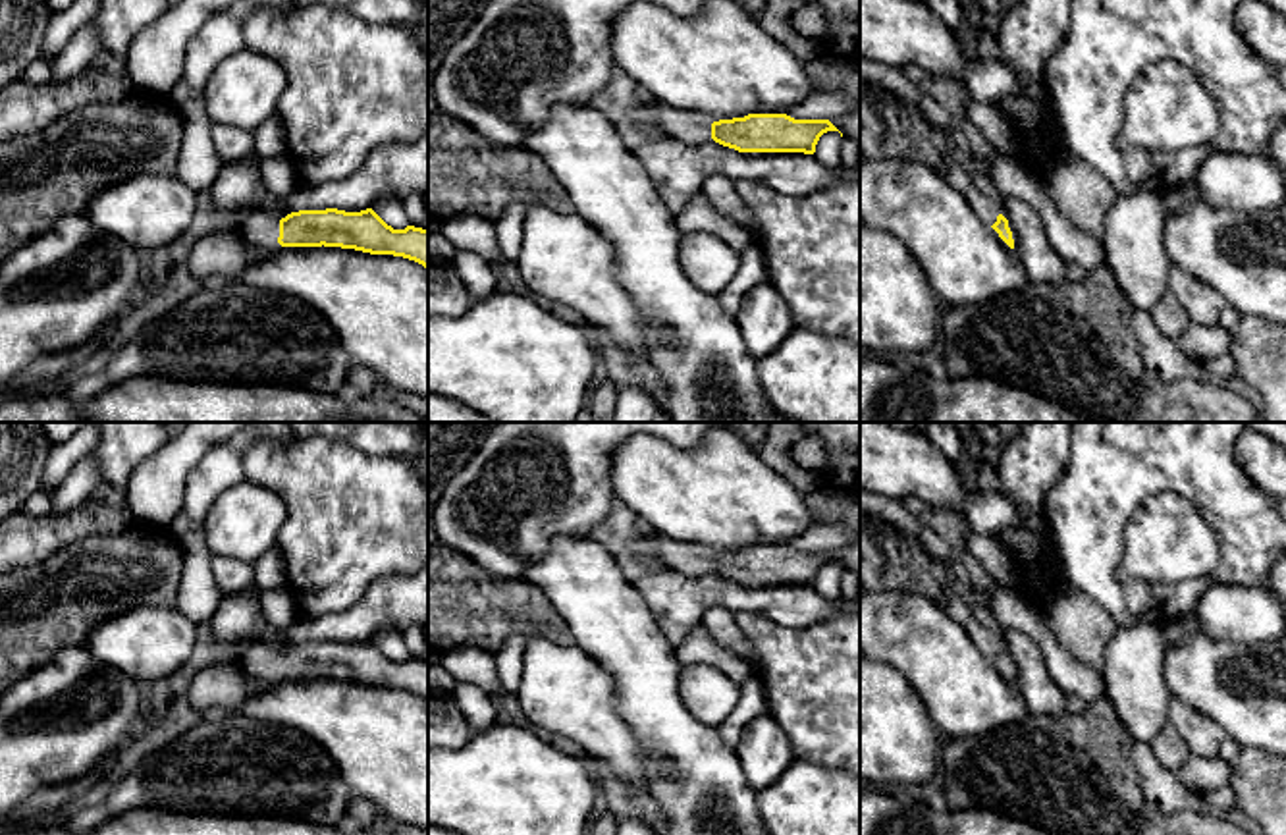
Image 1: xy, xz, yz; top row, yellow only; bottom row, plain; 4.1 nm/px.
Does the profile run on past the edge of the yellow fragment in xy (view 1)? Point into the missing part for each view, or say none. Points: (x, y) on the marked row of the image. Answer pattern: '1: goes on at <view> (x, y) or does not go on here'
1: goes on at xy (259, 226)

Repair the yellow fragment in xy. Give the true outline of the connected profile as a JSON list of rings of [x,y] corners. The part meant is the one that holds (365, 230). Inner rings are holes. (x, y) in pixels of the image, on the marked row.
[[[245,208],[239,224],[245,239],[262,249],[274,249],[278,243],[281,247],[341,247],[403,256],[428,268],[428,229],[415,226],[393,229],[372,208],[299,210],[281,220],[264,208]]]

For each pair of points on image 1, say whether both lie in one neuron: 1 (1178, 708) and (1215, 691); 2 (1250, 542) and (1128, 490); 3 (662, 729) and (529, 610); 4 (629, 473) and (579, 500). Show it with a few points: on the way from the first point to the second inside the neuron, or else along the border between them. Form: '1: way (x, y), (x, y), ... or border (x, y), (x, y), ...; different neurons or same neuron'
1: border (1173, 695), (1196, 706), (1225, 731); different neurons
2: way (1219, 511), (1192, 484), (1184, 481), (1159, 481); same neuron
3: border (529, 579), (567, 625); different neurons
4: border (621, 442), (612, 454), (612, 488), (616, 496); different neurons

